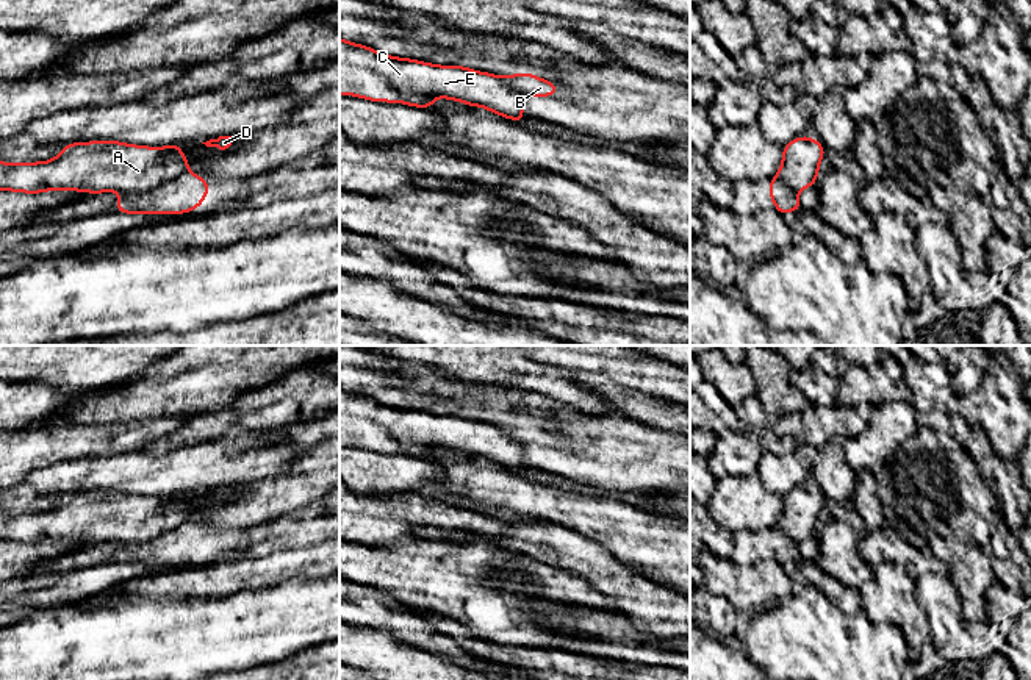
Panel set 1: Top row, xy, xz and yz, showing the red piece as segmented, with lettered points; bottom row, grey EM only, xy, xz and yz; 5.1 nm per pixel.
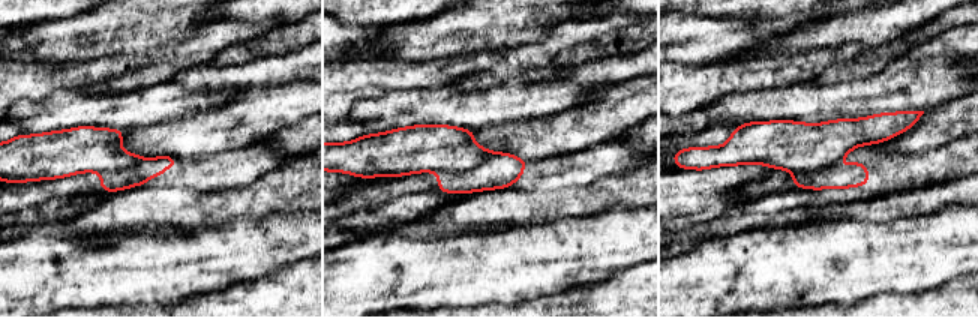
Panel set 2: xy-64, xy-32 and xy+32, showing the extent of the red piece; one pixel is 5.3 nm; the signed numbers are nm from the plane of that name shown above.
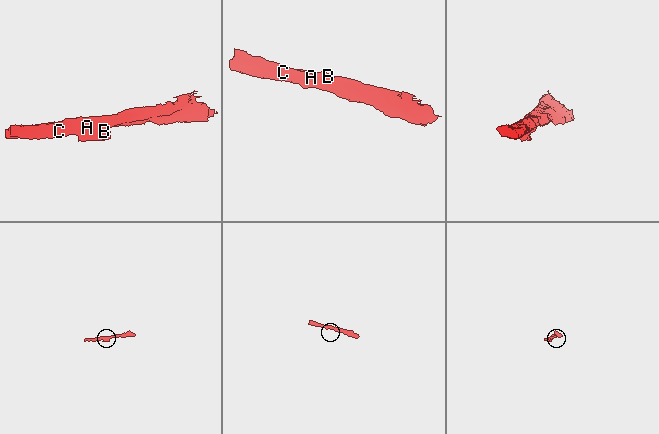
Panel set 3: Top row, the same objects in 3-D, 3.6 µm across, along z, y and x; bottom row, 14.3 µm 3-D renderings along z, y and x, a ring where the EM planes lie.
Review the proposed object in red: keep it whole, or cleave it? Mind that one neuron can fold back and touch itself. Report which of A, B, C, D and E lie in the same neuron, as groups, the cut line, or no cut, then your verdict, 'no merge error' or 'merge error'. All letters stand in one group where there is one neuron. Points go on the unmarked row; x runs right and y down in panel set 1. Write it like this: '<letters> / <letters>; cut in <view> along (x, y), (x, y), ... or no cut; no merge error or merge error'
A C D E / B; cut in xy along (186, 521), (150, 540), (122, 544); merge error

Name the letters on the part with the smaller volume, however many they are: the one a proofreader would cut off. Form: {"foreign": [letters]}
{"foreign": ["B"]}

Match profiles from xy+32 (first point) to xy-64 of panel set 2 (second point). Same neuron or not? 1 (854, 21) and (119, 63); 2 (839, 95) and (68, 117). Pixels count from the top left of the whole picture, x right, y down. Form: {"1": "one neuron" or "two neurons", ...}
{"1": "two neurons", "2": "one neuron"}

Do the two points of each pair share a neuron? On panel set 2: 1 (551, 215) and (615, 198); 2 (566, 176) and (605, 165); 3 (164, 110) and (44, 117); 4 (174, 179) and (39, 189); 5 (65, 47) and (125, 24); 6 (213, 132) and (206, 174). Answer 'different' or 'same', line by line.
1: same
2: same
3: same
4: same
5: same
6: different

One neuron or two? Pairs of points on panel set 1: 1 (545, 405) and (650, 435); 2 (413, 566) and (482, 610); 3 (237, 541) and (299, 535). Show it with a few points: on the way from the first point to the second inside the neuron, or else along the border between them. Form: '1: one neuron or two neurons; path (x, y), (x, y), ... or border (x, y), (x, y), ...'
1: one neuron; path (571, 424), (584, 435), (623, 435)
2: one neuron; path (431, 576), (449, 579), (465, 594)
3: one neuron; path (252, 541), (283, 535)

